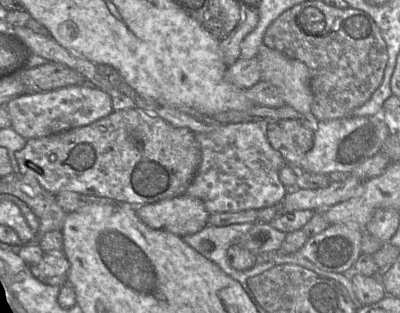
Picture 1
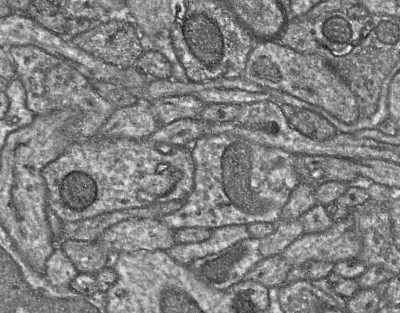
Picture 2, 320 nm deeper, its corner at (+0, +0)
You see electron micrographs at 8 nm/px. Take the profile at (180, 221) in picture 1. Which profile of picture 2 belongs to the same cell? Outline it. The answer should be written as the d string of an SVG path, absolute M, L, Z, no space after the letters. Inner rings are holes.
M129 219L108 228L96 241L111 254L167 251L176 245L175 231L161 219Z

